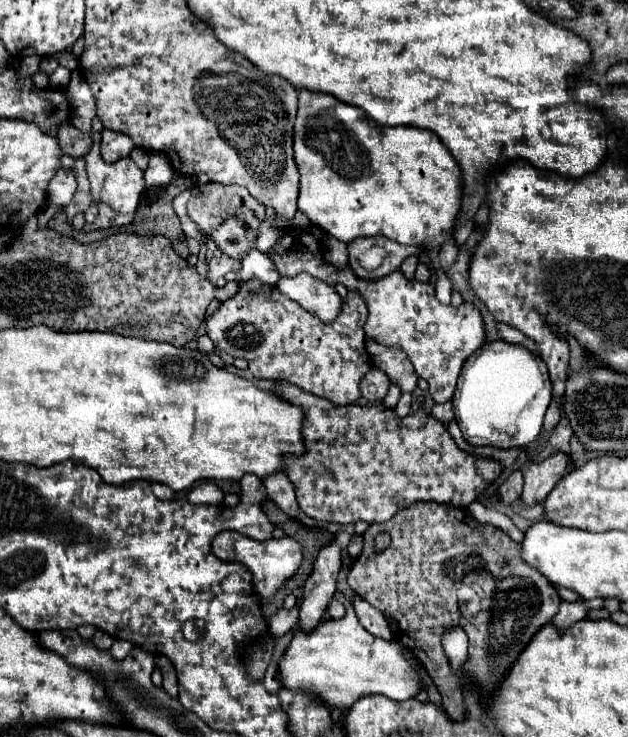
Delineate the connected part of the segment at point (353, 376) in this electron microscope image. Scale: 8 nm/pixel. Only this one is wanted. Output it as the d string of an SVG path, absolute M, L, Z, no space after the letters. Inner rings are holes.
M256 279L244 281L240 291L224 301L208 319L206 319L206 335L214 341L218 351L224 351L232 357L244 357L248 361L248 369L256 379L286 379L300 389L314 393L318 397L328 399L332 405L352 405L361 397L360 381L366 371L372 369L370 355L364 347L364 321L366 321L366 305L358 293L348 293L348 301L342 305L342 313L330 325L318 321L312 313L304 311L298 303L282 297L276 287L264 285Z

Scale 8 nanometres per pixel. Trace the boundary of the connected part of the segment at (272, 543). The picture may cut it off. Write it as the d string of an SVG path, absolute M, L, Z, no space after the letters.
M222 531L212 543L214 555L222 561L232 561L244 565L252 573L252 585L262 597L274 595L274 591L288 579L292 577L302 563L302 547L298 541L290 537L282 539L266 539L266 541L254 541L238 531Z

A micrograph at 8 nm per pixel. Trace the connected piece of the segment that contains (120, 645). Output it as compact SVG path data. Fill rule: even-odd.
M116 639L116 641L114 641L114 645L110 647L110 651L114 653L114 657L116 657L116 659L122 659L122 657L126 657L133 648L134 644L130 643L130 641Z

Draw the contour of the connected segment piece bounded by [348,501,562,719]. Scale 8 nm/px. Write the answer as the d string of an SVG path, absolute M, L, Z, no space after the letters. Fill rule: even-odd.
M416 501L410 507L400 509L390 521L370 525L370 529L362 535L362 539L364 539L364 547L360 557L356 557L356 561L350 567L348 585L356 595L360 595L372 607L382 611L394 639L402 643L406 649L410 649L414 657L422 663L422 667L428 671L430 679L440 691L442 707L452 719L462 719L466 707L462 703L460 683L456 675L450 671L448 659L442 653L442 645L440 645L442 631L460 625L468 633L470 661L464 665L464 675L472 683L476 683L484 693L488 693L502 679L502 675L514 663L518 653L526 647L530 637L542 625L550 623L552 617L558 613L562 601L558 597L558 591L546 581L546 577L534 573L534 569L530 569L528 565L522 565L522 559L518 557L518 543L512 541L502 529L494 525L478 523L466 507L450 507L436 501ZM380 531L388 531L392 535L392 545L386 551L376 553L372 549L372 539ZM462 585L476 589L482 599L482 611L472 621L462 617L458 607L456 591Z

